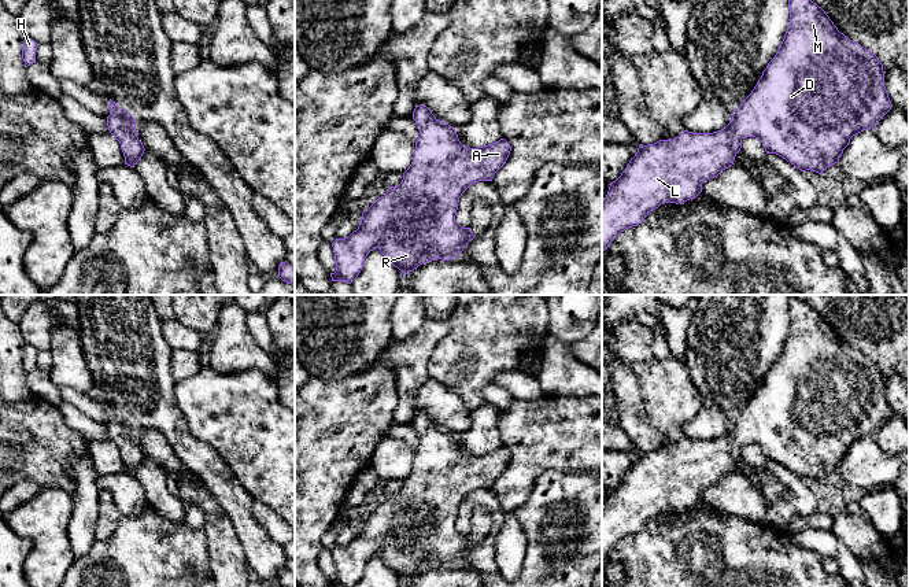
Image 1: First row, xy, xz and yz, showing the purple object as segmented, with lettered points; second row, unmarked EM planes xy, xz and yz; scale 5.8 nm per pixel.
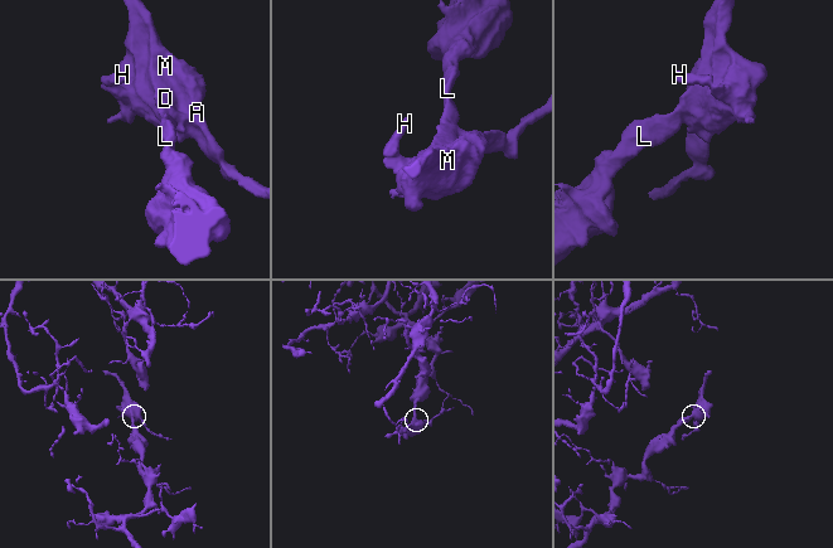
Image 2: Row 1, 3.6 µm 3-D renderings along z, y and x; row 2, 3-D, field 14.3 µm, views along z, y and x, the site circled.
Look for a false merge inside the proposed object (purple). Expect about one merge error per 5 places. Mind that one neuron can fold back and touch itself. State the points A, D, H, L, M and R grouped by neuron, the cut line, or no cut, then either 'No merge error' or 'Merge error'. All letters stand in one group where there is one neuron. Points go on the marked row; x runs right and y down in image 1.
Groups: A D H L M R. No split. No merge error

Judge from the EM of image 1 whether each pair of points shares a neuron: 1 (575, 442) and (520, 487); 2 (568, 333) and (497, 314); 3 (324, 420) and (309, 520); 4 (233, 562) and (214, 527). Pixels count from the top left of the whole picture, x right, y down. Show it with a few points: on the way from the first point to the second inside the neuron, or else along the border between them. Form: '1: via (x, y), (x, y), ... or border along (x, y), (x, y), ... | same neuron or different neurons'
1: via (560, 442), (527, 472) | same neuron
2: border along (547, 309), (547, 332), (550, 335) | different neurons
3: via (322, 445), (321, 495) | same neuron
4: via (226, 554), (220, 535) | same neuron

